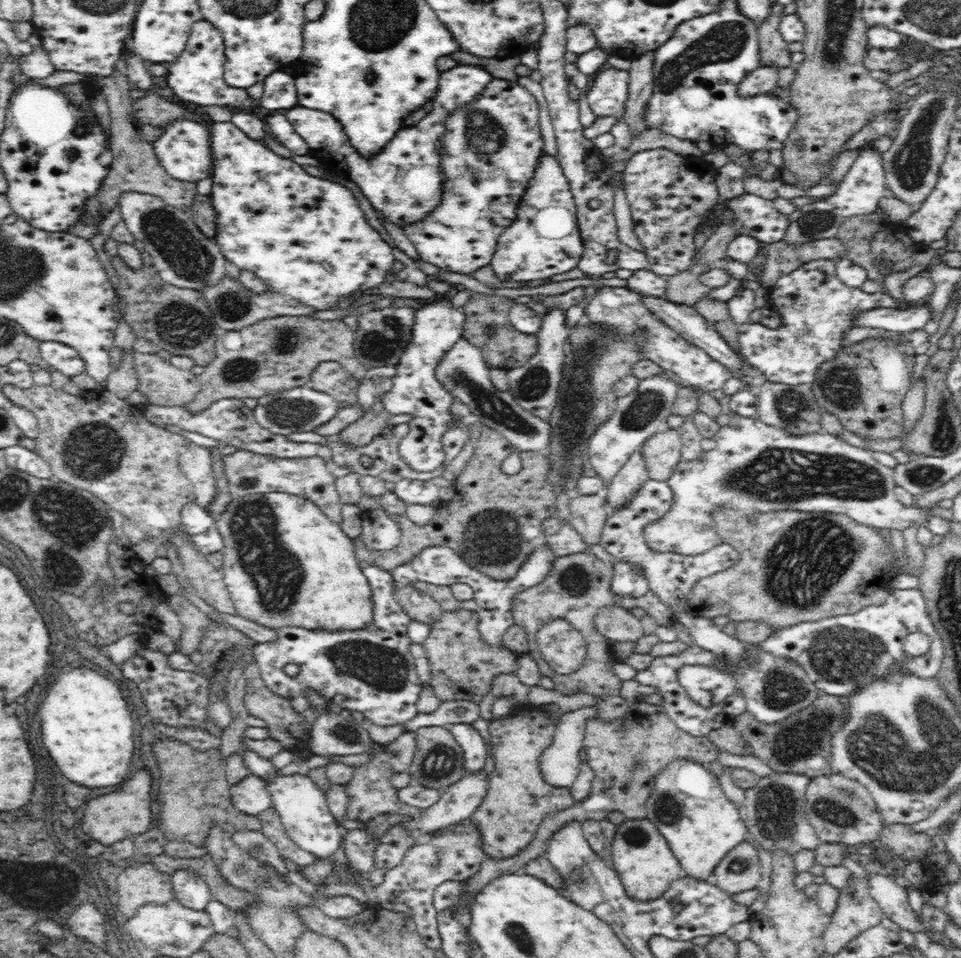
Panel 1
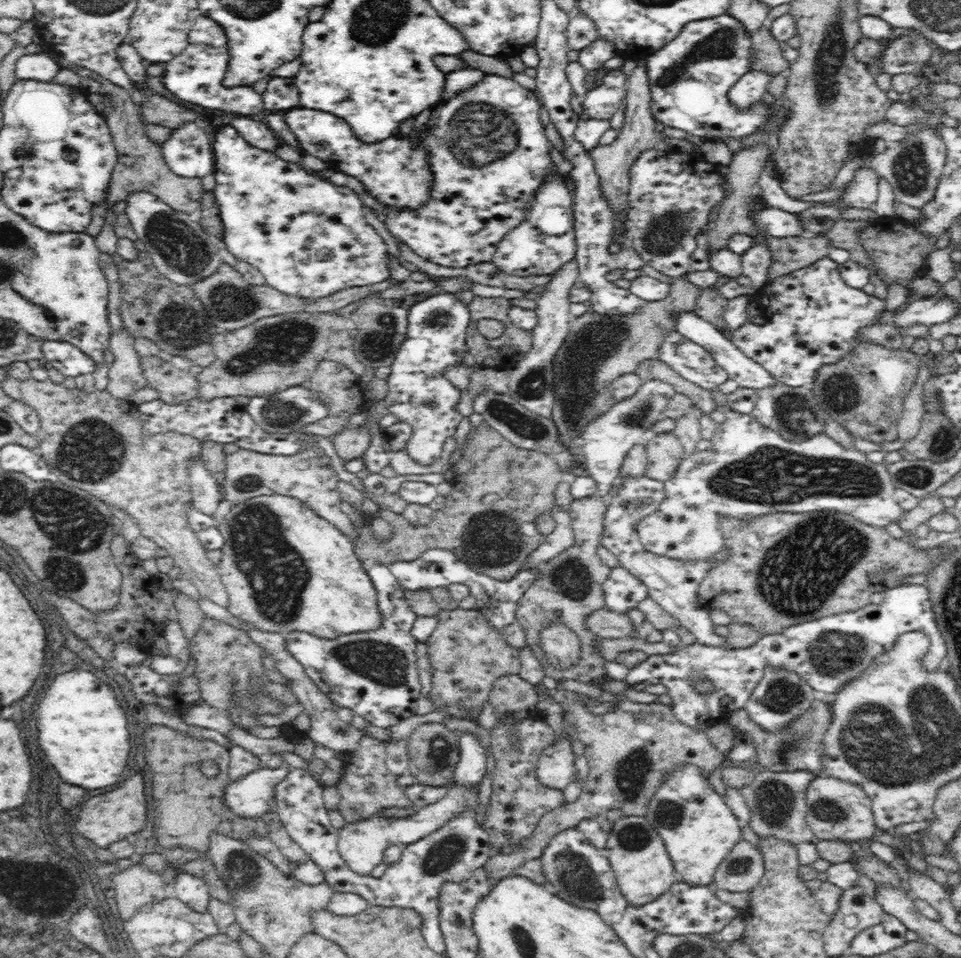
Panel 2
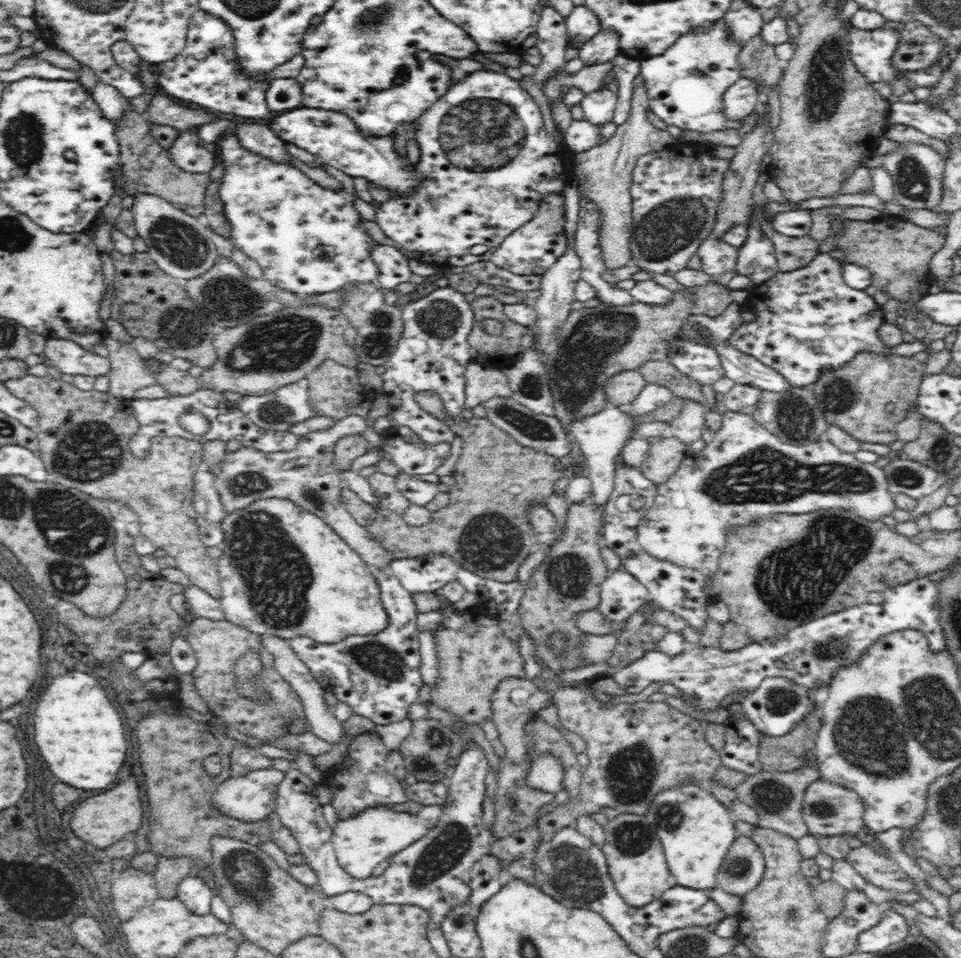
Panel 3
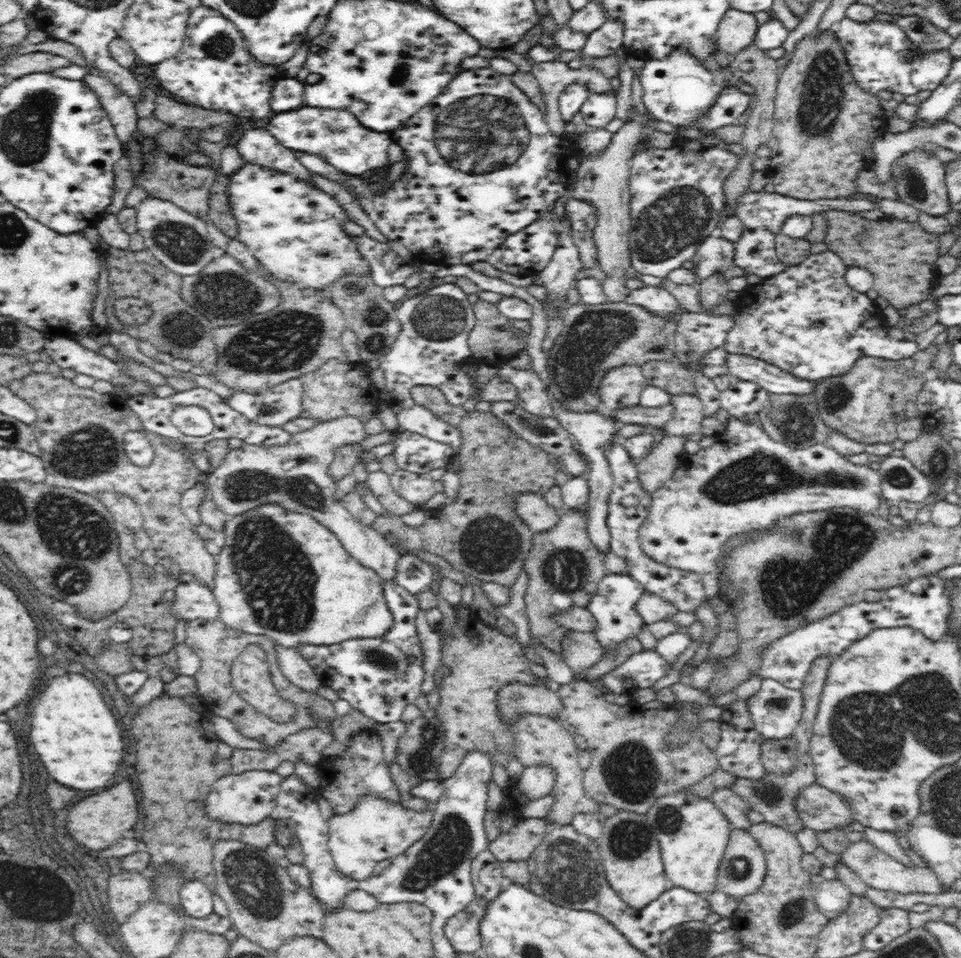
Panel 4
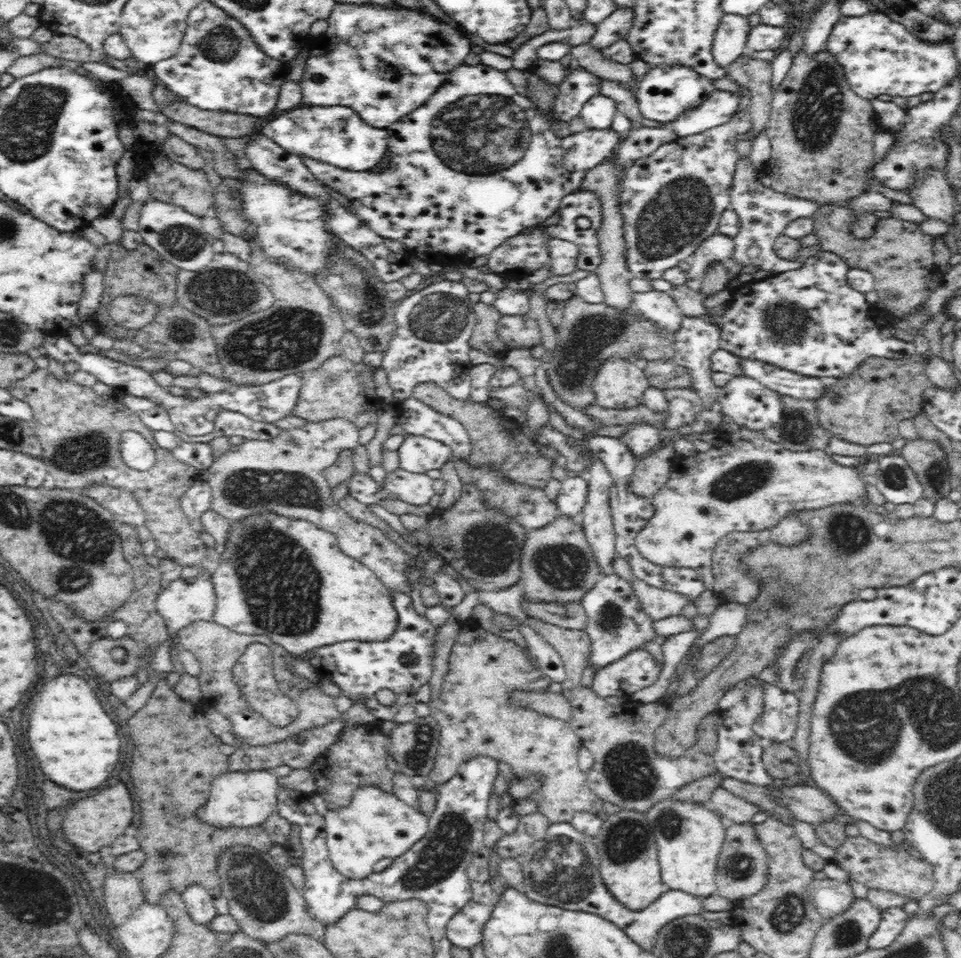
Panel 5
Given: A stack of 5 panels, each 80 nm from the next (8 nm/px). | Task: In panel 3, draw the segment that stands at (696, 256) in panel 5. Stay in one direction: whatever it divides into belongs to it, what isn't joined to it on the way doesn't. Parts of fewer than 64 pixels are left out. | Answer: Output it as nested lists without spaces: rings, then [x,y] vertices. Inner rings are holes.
[[[708,238],[700,243],[697,254],[702,261],[702,272],[710,275],[724,274],[735,270],[738,247],[726,243],[722,238]]]

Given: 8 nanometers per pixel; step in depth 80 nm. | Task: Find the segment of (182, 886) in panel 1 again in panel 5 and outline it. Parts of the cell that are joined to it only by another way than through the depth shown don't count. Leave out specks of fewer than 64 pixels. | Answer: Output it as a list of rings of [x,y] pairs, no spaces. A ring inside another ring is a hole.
[[[190,884],[188,888],[184,888],[184,892],[181,892],[181,900],[191,918],[198,924],[206,925],[218,915],[214,896],[200,884]]]

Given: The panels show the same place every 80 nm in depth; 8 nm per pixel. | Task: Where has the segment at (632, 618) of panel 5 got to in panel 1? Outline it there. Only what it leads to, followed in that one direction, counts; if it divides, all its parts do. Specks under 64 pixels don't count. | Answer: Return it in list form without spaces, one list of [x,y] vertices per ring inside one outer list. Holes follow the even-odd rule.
[[[621,560],[614,563],[612,567],[611,591],[616,596],[615,604],[619,605],[617,596],[640,598],[648,592],[648,581],[640,570],[635,570],[631,564]]]

